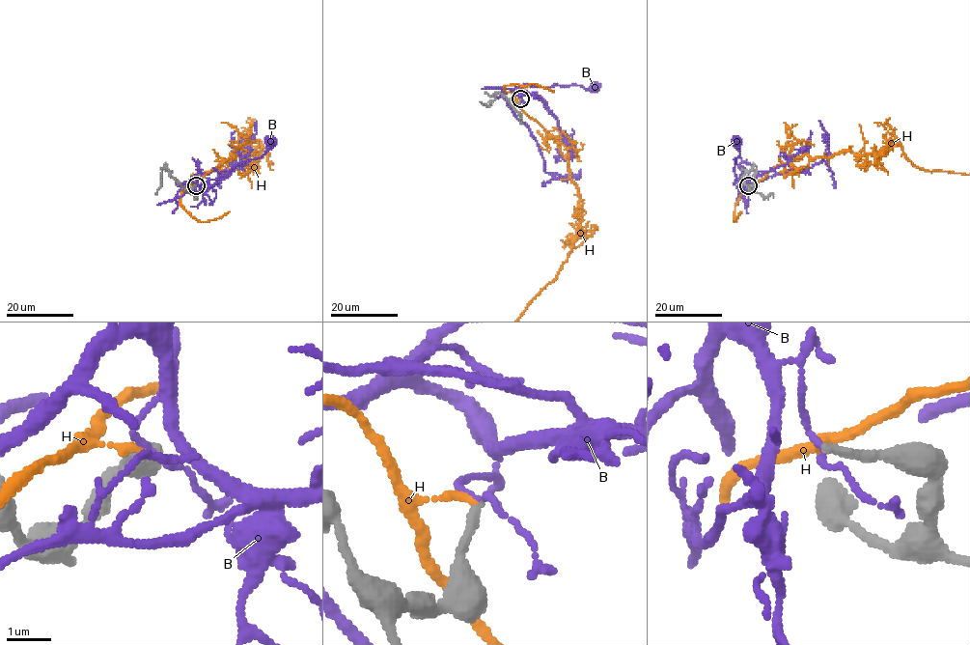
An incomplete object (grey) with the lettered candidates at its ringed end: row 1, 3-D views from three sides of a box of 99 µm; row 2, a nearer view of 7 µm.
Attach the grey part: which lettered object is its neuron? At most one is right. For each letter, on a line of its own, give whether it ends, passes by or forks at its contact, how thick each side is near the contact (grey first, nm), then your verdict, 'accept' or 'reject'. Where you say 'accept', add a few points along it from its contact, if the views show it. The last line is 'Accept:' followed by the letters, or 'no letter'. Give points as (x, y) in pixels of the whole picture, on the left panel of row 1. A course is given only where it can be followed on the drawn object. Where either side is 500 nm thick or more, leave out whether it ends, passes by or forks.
B: it passes by; calibres 190 and 110 nm; reject
H: it ends; calibres 200 and 170 nm; reject
Accept: no letter

